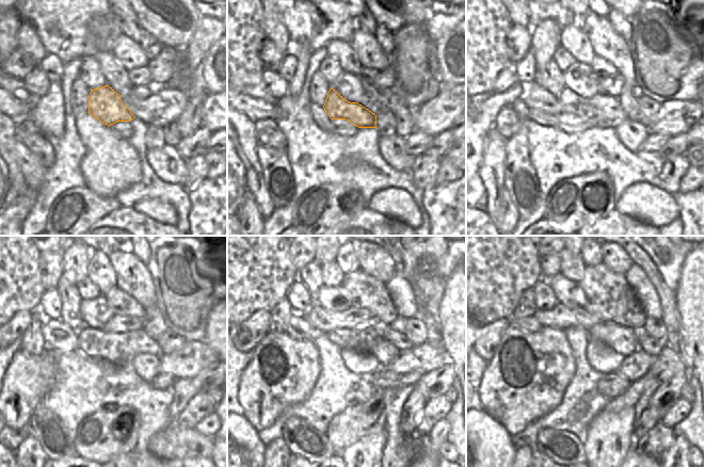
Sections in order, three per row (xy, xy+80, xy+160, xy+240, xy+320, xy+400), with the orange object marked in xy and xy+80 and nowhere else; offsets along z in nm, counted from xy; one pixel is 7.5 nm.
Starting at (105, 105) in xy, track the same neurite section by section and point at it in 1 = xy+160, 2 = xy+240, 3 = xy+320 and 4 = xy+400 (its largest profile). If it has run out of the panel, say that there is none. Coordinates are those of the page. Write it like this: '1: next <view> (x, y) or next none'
1: next xy+160 (601, 111)
2: next xy+240 (119, 349)
3: next xy+320 (363, 339)
4: next xy+400 (649, 344)

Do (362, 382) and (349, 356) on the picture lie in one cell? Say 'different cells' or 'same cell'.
different cells

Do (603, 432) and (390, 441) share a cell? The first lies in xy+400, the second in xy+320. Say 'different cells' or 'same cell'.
different cells

